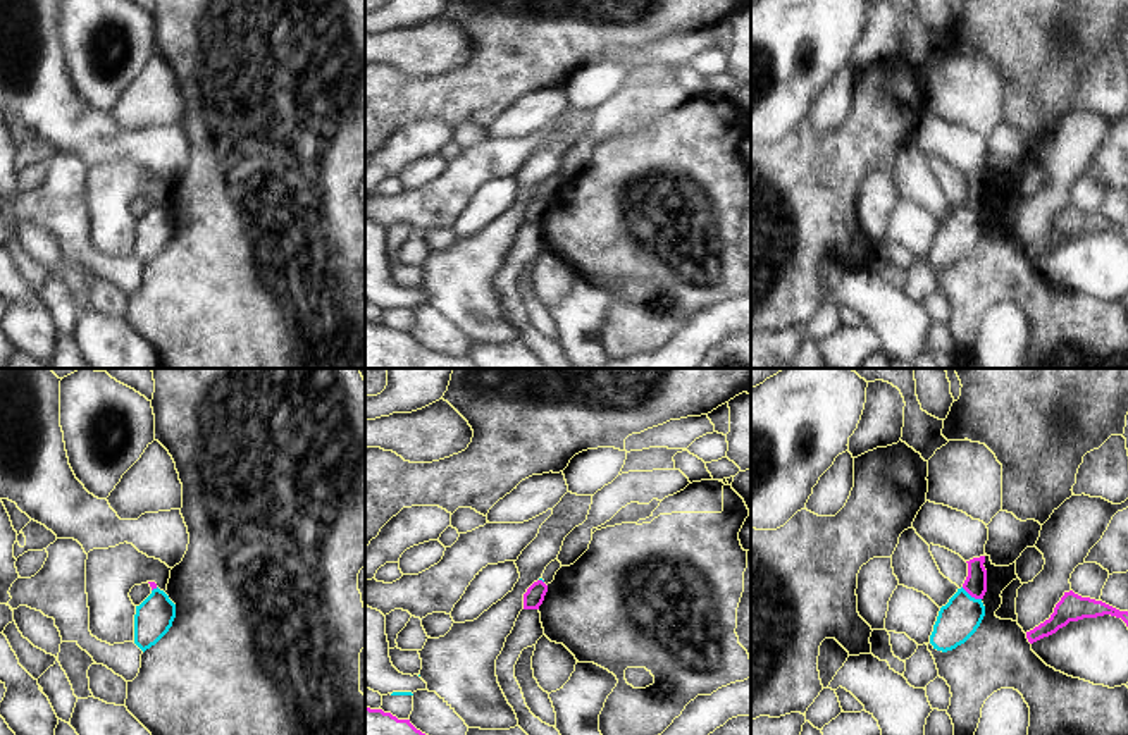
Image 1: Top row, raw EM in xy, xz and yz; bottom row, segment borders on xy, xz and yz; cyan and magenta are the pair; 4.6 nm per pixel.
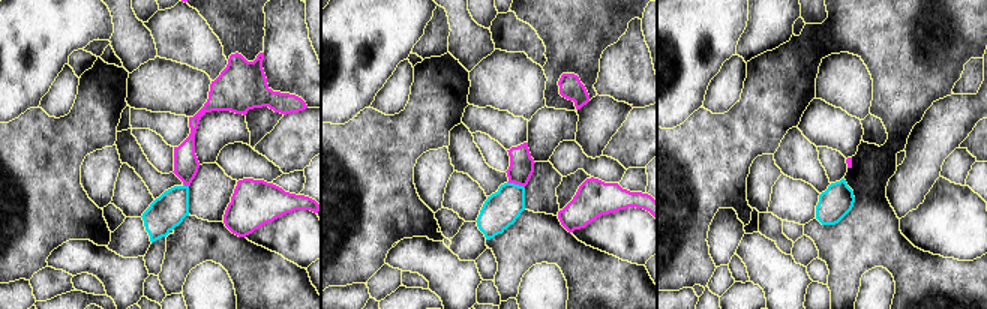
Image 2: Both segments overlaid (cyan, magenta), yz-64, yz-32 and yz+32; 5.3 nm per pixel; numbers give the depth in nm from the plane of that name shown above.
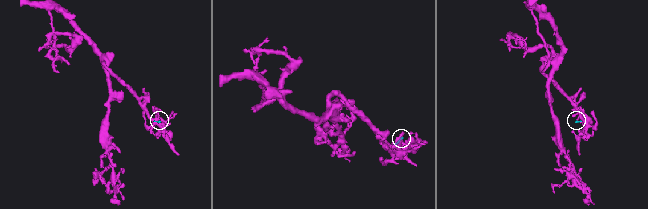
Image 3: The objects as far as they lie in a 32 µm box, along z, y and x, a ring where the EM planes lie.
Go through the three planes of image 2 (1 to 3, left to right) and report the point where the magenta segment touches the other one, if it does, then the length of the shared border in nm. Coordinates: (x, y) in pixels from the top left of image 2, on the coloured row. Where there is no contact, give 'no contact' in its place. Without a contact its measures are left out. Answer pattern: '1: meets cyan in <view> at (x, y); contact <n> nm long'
1: meets cyan in yz-64 at (186, 186); contact 40 nm long
2: meets cyan in yz-32 at (516, 185); contact 100 nm long
3: no contact

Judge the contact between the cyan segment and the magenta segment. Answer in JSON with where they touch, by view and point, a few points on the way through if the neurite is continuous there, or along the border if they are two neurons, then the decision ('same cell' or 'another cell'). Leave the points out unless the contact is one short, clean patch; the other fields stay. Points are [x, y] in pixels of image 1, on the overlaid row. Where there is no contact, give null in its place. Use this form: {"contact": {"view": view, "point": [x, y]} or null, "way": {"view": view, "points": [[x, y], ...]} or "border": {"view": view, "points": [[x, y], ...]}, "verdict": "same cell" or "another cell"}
{"contact": {"view": "yz", "point": [970, 596]}, "border": {"view": "yz", "points": [[961, 587], [980, 599]]}, "verdict": "another cell"}

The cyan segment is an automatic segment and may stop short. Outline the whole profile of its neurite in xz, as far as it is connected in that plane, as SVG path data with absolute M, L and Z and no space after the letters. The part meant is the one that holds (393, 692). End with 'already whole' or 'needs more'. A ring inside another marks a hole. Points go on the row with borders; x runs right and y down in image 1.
M365 606L365 689L381 695L413 695L417 690L427 690L418 675L403 675L393 666L386 616L369 606Z; needs more

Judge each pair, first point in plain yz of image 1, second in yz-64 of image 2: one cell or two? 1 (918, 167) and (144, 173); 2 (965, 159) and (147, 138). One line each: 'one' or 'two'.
1: one
2: two

